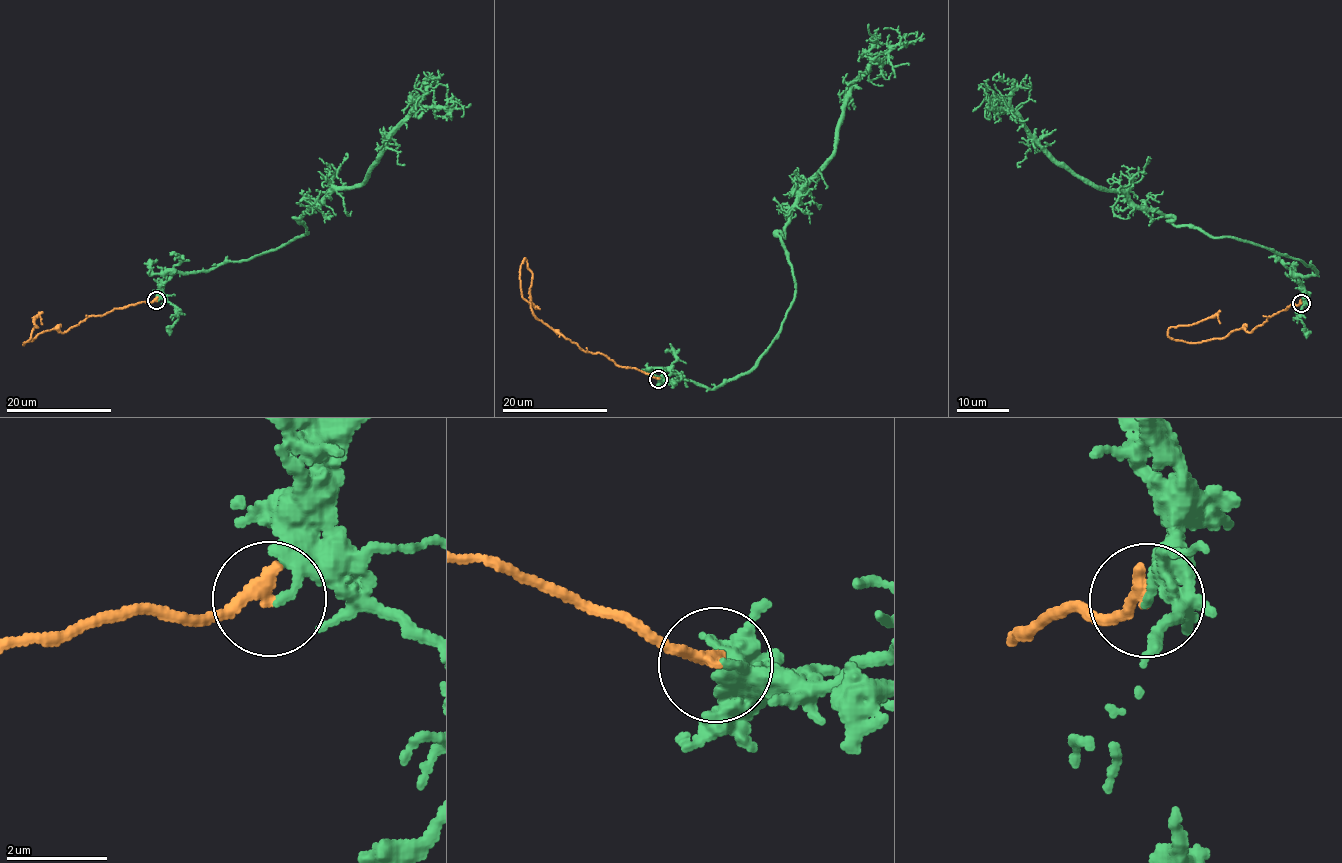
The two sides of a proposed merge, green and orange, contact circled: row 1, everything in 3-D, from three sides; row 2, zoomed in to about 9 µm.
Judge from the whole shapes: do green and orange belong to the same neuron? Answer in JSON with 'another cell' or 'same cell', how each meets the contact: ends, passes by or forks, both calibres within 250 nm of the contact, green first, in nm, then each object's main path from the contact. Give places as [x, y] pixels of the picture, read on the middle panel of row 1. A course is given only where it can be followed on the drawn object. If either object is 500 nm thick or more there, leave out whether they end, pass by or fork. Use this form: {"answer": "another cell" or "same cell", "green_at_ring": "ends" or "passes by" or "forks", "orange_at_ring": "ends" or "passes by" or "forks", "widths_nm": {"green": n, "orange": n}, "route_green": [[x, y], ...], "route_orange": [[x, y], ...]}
{"answer": "another cell", "green_at_ring": "ends", "orange_at_ring": "ends", "widths_nm": {"green": 200, "orange": 280}, "route_green": [[658, 379], [714, 389], [755, 365], [794, 298], [779, 235], [833, 150], [847, 93], [915, 37]], "route_orange": [[658, 379], [585, 352], [543, 323], [521, 292], [525, 258], [532, 281], [530, 301], [540, 309]]}

